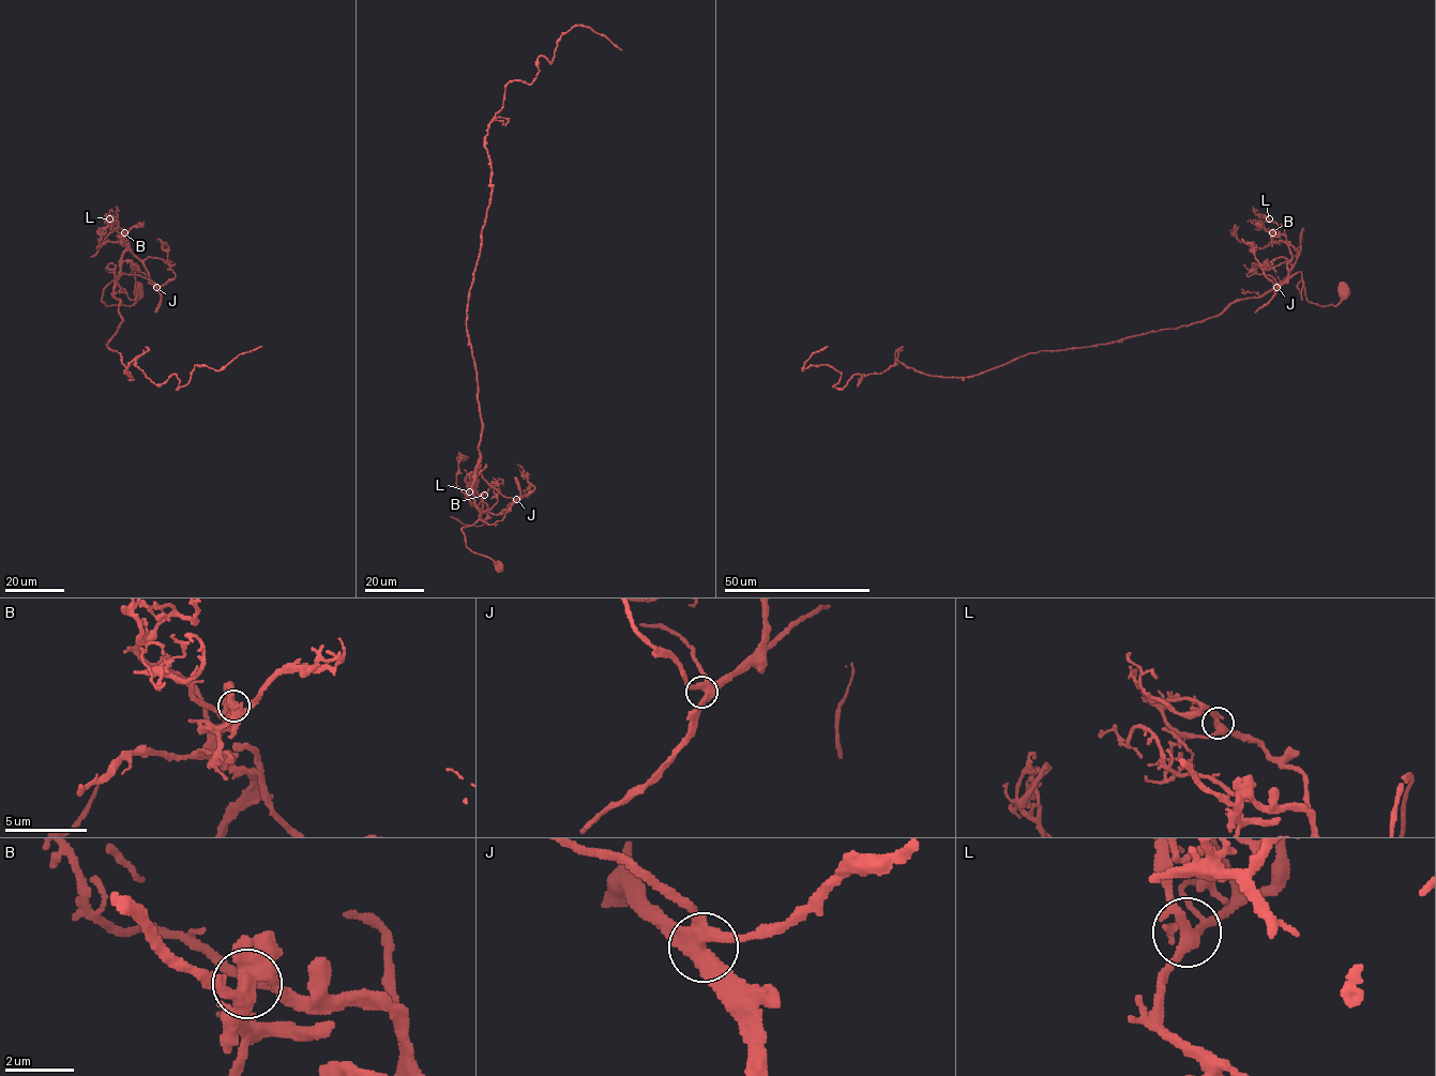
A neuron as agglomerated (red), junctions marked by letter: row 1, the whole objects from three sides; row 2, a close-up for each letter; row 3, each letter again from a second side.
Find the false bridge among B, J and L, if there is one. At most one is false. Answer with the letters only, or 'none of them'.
B

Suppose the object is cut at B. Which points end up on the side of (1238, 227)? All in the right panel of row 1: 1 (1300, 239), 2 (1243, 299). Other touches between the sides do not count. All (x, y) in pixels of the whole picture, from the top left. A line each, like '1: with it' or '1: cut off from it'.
1: with it
2: with it

